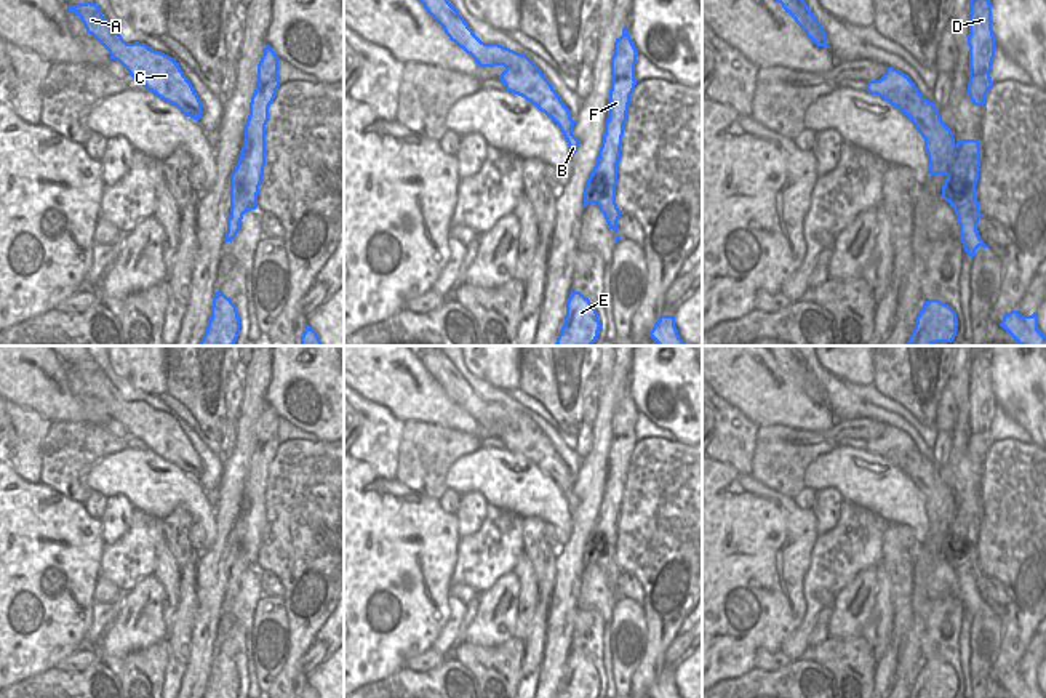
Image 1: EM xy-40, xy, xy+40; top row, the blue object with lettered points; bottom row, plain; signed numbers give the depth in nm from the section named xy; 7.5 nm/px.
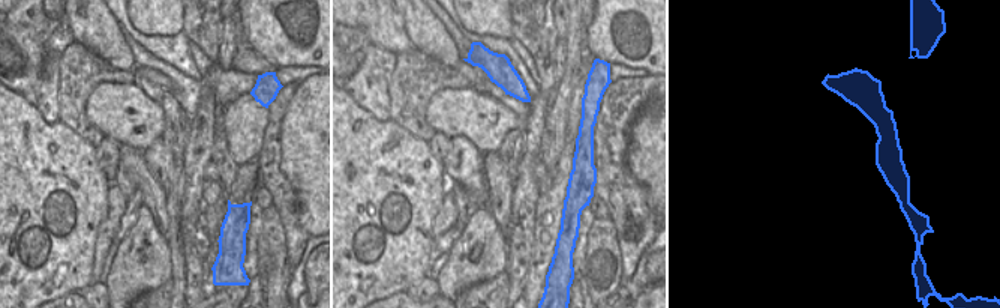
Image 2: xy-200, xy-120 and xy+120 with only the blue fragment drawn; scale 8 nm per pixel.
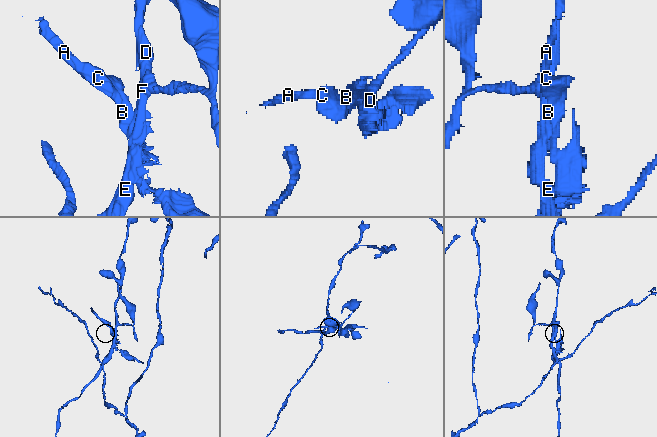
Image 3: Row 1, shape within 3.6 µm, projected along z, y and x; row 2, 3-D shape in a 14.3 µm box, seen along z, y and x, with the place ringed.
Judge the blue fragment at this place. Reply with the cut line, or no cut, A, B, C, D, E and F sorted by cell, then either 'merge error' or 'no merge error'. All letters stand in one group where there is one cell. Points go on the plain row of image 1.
cut xy+40 (957, 503), (954, 524), (947, 535); groups A B C / D E F; merge error

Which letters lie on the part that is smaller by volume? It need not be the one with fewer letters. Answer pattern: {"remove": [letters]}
{"remove": ["A", "B", "C"]}

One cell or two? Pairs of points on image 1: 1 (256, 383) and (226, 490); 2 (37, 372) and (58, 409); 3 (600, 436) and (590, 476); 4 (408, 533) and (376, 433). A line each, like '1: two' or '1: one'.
1: one
2: one
3: two
4: two

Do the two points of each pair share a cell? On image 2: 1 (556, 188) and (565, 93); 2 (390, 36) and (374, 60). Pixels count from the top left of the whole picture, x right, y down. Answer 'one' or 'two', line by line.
1: two
2: two

